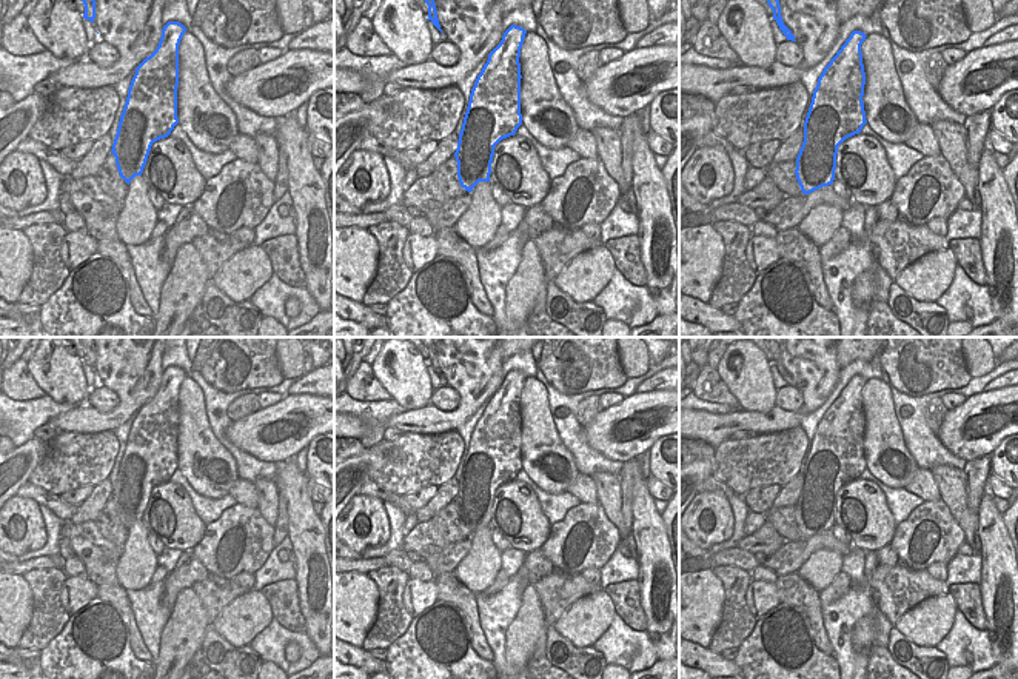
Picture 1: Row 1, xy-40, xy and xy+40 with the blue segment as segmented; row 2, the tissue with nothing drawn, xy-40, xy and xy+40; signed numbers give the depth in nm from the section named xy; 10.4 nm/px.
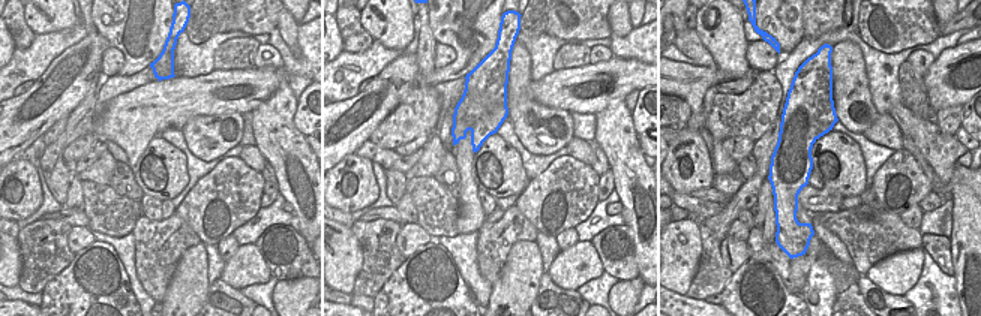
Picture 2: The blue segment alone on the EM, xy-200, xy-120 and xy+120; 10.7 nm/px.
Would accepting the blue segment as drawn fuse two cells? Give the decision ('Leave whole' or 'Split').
Split.

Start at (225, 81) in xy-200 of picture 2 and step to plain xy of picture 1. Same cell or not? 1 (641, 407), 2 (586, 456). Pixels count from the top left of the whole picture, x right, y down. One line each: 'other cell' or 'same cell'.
1: same cell
2: other cell

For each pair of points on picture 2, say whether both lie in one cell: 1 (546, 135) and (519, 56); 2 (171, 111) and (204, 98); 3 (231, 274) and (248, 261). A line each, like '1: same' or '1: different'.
1: same
2: same
3: same

